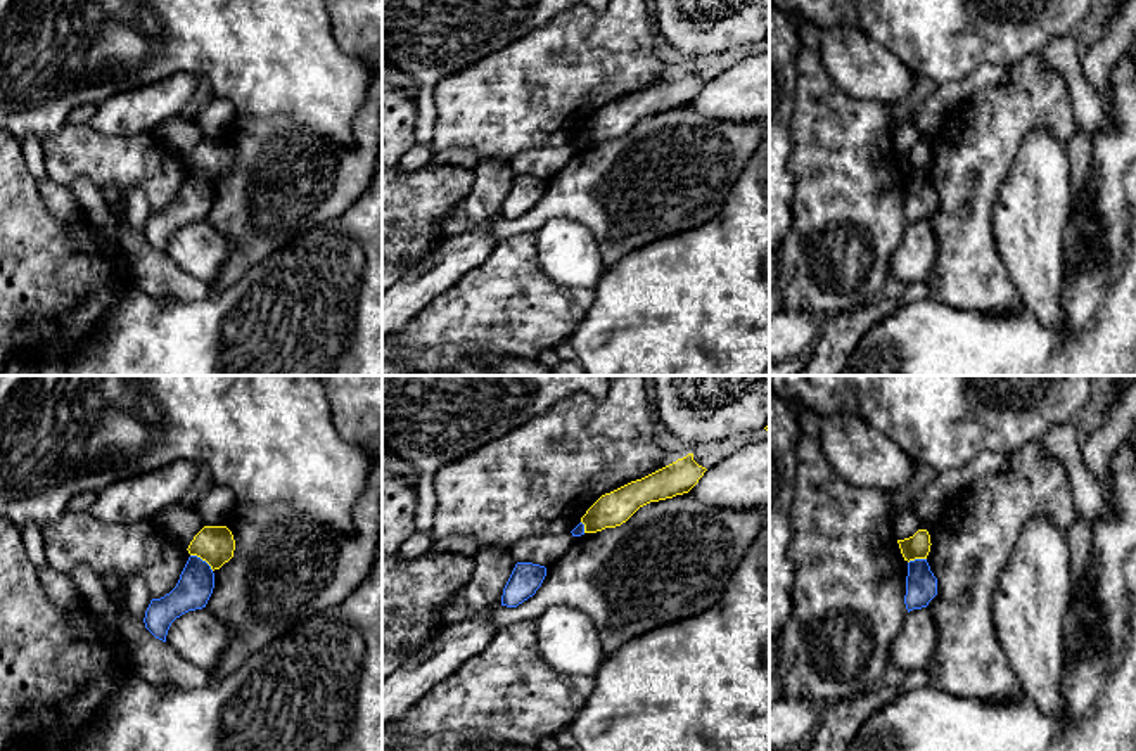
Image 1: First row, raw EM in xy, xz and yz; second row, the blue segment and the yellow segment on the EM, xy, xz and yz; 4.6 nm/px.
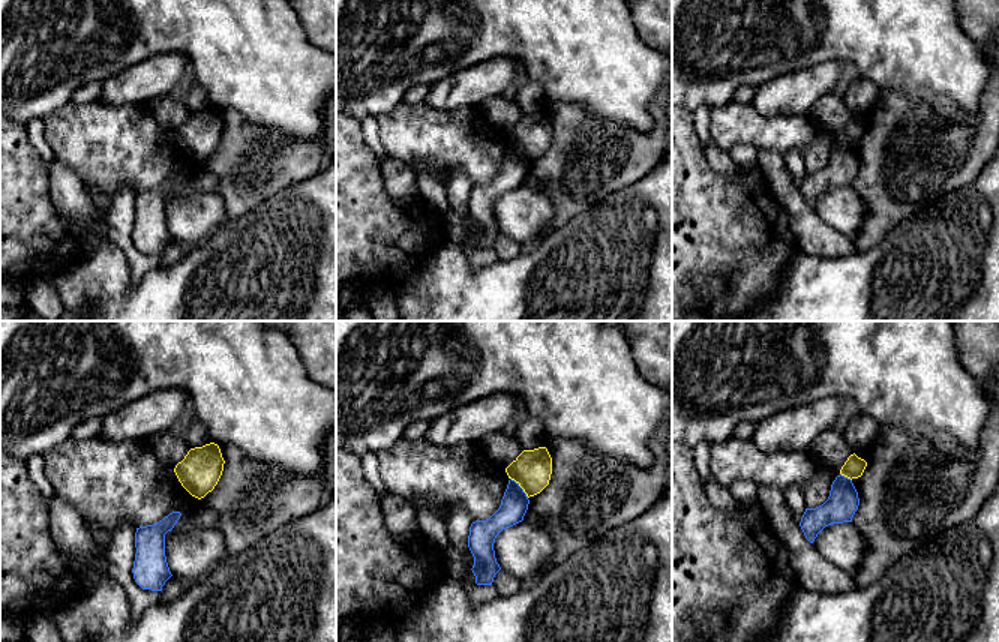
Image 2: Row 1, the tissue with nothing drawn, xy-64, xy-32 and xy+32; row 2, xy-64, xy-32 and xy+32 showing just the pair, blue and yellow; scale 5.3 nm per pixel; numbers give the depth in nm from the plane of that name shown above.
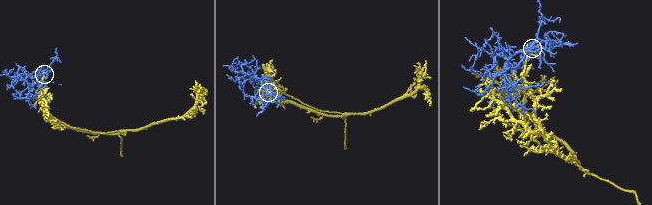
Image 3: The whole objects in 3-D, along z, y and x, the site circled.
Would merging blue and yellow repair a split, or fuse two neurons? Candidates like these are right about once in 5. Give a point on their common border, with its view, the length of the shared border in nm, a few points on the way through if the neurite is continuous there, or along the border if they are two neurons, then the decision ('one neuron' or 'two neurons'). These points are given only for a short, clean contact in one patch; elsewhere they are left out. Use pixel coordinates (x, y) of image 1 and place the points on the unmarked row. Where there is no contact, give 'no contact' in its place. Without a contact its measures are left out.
xy (201, 172) | 130 nm | along xy (191, 166), (196, 166), (213, 182) | two neurons

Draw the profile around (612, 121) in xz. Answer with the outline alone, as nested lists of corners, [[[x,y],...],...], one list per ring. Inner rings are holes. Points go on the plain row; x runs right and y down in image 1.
[[[688,66],[683,71],[678,71],[676,74],[641,90],[636,93],[631,93],[610,106],[602,107],[581,130],[581,135],[584,137],[584,145],[597,145],[605,140],[616,140],[626,135],[640,119],[659,114],[666,111],[673,111],[676,107],[688,106],[699,92],[704,88],[707,81],[699,78],[693,73],[693,66]]]

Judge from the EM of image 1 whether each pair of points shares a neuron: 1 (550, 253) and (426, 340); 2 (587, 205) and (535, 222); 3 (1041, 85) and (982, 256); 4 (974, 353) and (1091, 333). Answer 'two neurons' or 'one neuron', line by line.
1: two neurons
2: one neuron
3: one neuron
4: one neuron

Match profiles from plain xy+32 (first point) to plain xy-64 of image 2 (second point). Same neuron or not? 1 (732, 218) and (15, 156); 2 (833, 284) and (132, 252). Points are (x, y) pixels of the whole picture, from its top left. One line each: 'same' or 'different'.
1: same
2: different

